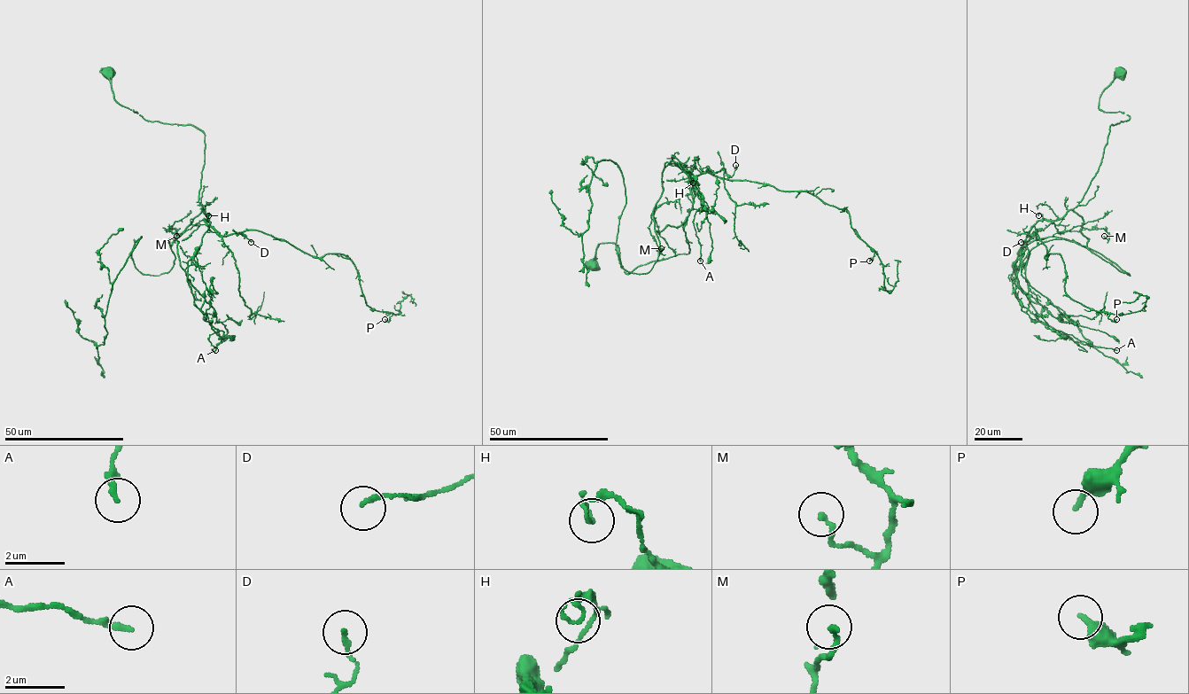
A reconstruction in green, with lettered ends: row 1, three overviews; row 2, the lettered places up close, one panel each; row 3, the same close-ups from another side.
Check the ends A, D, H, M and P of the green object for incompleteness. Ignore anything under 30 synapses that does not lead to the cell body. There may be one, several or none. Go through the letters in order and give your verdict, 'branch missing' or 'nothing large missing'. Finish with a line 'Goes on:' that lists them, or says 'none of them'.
A: nothing large missing
D: nothing large missing
H: nothing large missing
M: nothing large missing
P: nothing large missing
Goes on: none of them

